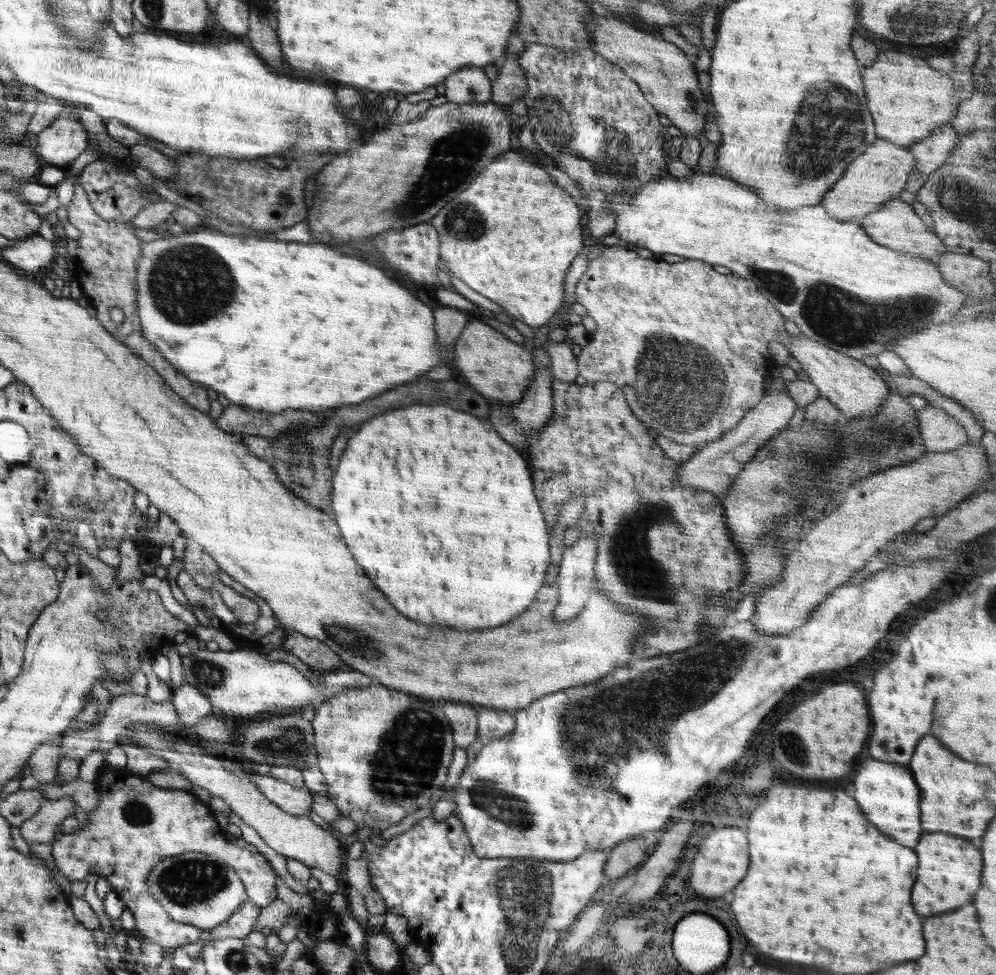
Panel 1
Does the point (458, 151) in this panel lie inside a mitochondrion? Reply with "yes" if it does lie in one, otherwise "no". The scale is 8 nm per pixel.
yes

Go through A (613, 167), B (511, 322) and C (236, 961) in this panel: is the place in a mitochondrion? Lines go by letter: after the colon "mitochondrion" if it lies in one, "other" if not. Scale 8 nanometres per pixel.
A: mitochondrion
B: other
C: mitochondrion

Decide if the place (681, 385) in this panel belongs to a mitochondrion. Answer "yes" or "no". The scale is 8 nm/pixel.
yes

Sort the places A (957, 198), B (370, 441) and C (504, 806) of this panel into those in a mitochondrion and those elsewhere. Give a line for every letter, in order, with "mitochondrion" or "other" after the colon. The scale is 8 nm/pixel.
A: mitochondrion
B: other
C: mitochondrion

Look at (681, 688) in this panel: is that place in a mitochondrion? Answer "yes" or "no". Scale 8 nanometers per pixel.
yes

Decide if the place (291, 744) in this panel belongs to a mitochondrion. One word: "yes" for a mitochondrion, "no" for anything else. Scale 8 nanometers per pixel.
yes

